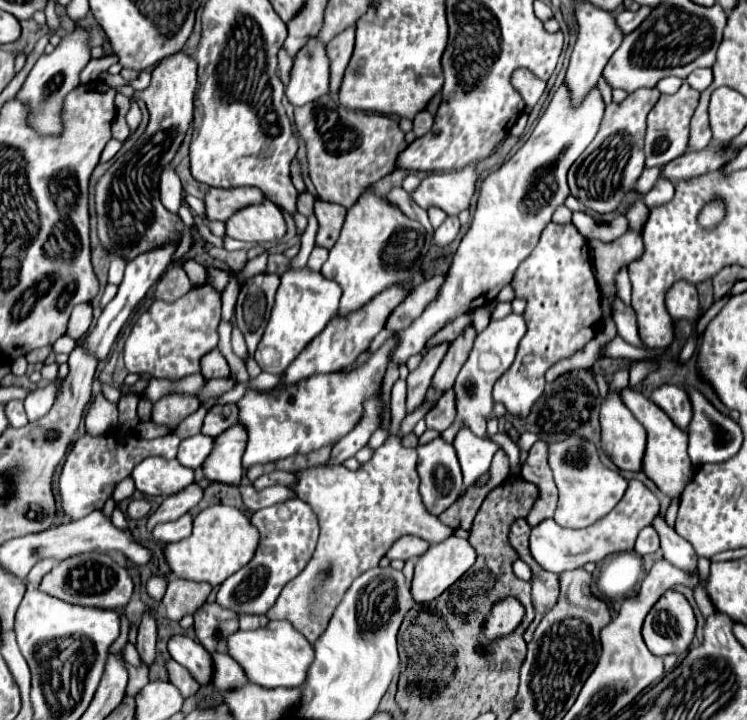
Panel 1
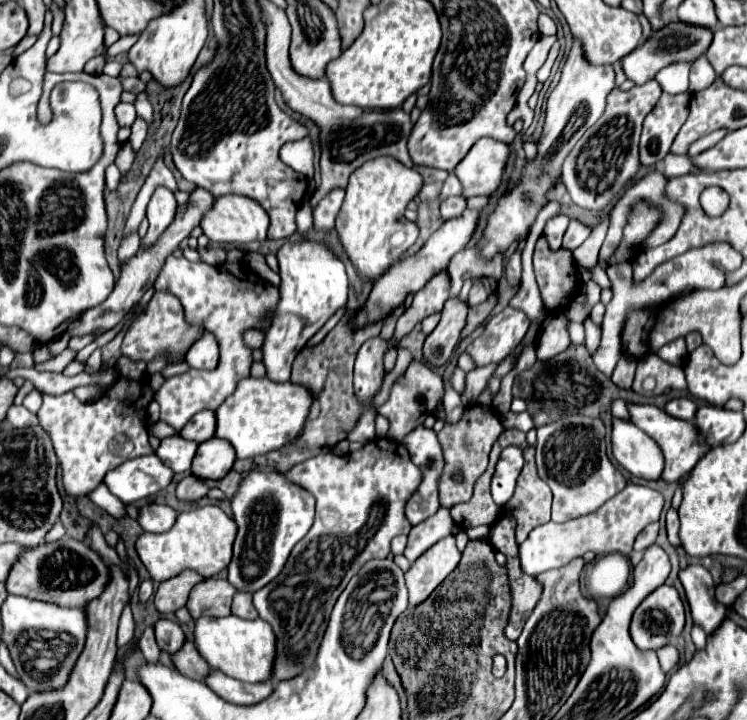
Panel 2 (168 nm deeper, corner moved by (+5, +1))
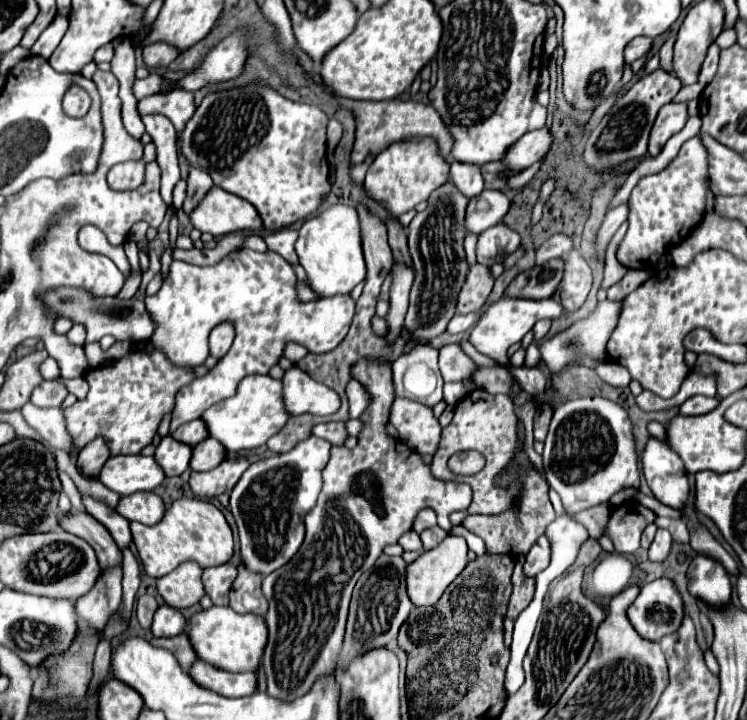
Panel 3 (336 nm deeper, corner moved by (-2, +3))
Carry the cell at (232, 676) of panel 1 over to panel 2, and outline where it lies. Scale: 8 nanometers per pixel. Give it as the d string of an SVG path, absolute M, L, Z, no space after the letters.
M188 631L186 637L188 637L188 639L186 639L184 647L180 649L180 653L172 655L172 659L174 659L174 663L176 663L176 669L178 669L182 675L190 677L190 679L204 681L204 679L208 677L208 673L212 671L212 667L210 667L208 661L198 653L194 641L190 639L190 637L194 637L192 631Z

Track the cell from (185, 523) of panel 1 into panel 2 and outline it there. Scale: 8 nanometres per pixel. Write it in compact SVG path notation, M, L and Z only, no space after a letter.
M148 505L148 507L142 507L140 509L140 519L138 523L142 525L144 531L150 531L150 533L164 533L168 529L172 529L172 525L176 523L176 517L178 513L168 507L168 505Z

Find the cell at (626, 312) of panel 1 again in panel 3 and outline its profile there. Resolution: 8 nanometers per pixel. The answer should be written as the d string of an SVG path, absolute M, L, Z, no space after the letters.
M629 201L617 205L613 211L607 213L605 217L605 223L597 235L597 253L603 255L605 253L605 245L609 243L609 239L613 237L613 233L619 229L619 225L627 219L627 213L629 213Z

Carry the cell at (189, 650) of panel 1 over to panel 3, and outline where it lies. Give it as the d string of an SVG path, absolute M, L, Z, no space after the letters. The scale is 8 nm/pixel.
M169 605L157 607L151 623L151 633L155 637L175 637L183 631L183 627L185 627L185 617L181 615L181 611L171 609Z

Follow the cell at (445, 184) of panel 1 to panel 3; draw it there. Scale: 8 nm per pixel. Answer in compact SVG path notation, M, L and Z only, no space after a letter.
M549 127L529 131L527 135L523 135L523 139L515 143L515 147L511 147L511 151L507 151L501 163L509 165L513 171L523 171L535 165L541 157L545 157L551 143L553 143L553 135Z

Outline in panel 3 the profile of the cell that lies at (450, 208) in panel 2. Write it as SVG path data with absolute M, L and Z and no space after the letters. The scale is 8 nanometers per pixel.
M453 159L451 161L451 181L469 199L483 191L483 175L481 175L479 165L471 165L471 163L463 163L463 161Z

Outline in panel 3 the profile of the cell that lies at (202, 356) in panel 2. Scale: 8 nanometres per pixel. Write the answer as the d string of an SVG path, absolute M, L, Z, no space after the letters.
M231 321L219 323L219 325L211 331L211 335L209 335L209 351L211 351L211 355L215 355L215 357L221 359L221 357L229 351L229 347L231 347L231 343L233 343L233 337L235 337L235 327L233 327L233 323L231 323Z

